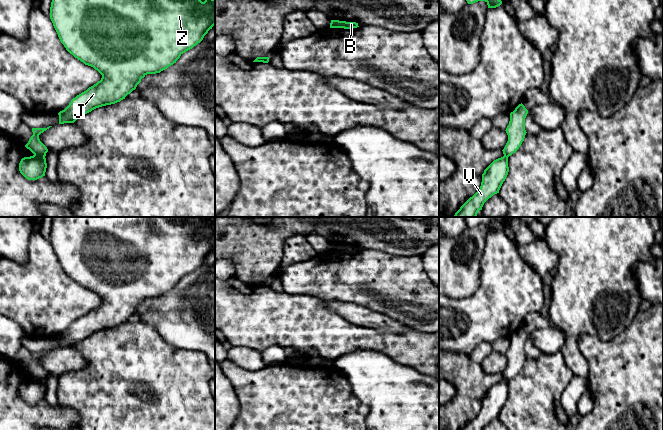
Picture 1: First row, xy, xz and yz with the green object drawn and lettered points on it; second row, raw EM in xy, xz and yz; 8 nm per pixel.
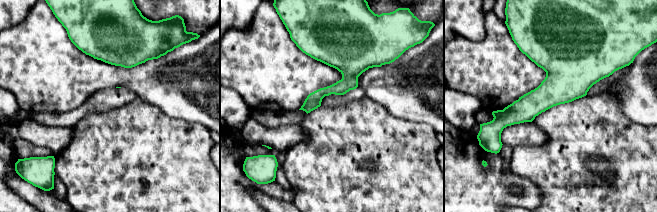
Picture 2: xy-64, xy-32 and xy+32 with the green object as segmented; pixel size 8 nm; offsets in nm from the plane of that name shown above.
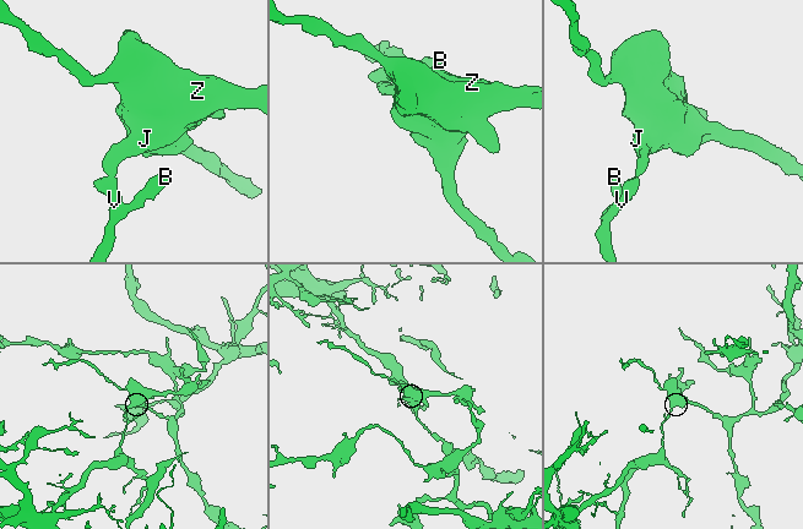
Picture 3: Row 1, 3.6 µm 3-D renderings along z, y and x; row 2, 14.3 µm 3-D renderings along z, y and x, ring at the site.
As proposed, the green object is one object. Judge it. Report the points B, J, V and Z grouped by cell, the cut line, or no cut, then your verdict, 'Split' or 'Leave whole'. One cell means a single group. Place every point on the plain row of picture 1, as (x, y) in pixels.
Groups: B V / J Z. Split along xy (34, 378), (44, 381). Split

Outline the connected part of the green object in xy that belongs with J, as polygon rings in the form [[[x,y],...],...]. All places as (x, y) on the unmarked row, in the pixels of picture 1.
[[[52,217],[50,243],[66,274],[85,289],[93,291],[102,299],[100,305],[73,322],[69,329],[58,337],[59,348],[74,347],[78,342],[96,332],[115,328],[125,323],[128,318],[136,313],[141,303],[147,298],[156,298],[167,293],[176,287],[183,277],[200,267],[208,255],[215,249],[215,223],[206,222],[202,226],[199,222],[176,222],[171,217]]]

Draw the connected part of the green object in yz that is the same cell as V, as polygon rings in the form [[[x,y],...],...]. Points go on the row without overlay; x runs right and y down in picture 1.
[[[508,381],[494,384],[482,398],[480,413],[462,430],[483,430],[484,427],[499,414],[509,396]]]

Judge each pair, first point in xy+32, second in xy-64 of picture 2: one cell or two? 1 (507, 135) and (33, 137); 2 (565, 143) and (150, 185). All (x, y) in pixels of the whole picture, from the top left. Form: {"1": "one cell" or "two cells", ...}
{"1": "one cell", "2": "one cell"}

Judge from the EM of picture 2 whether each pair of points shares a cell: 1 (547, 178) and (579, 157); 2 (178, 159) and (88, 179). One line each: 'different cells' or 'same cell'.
1: same cell
2: same cell

